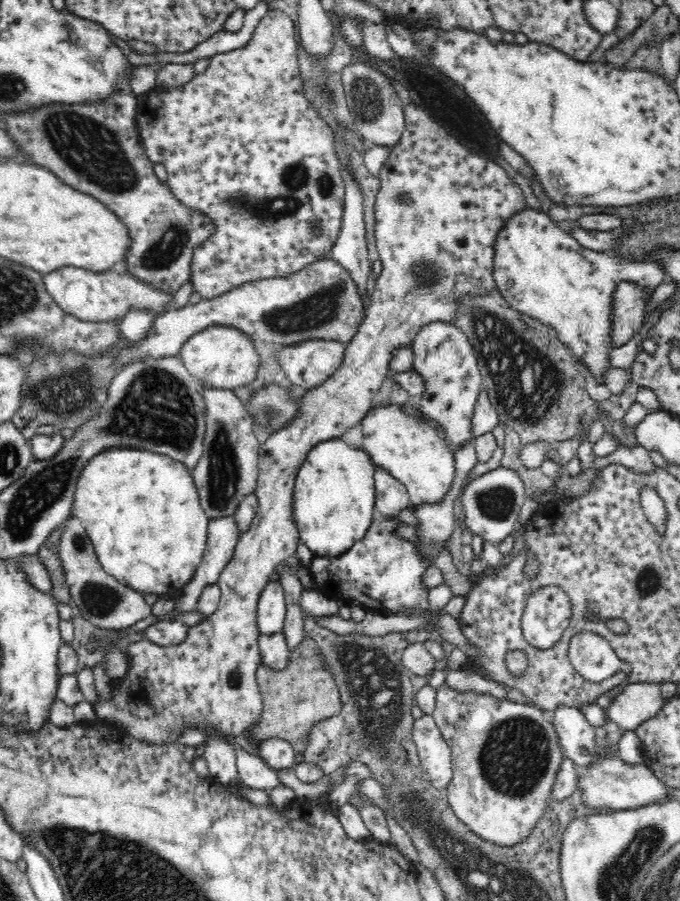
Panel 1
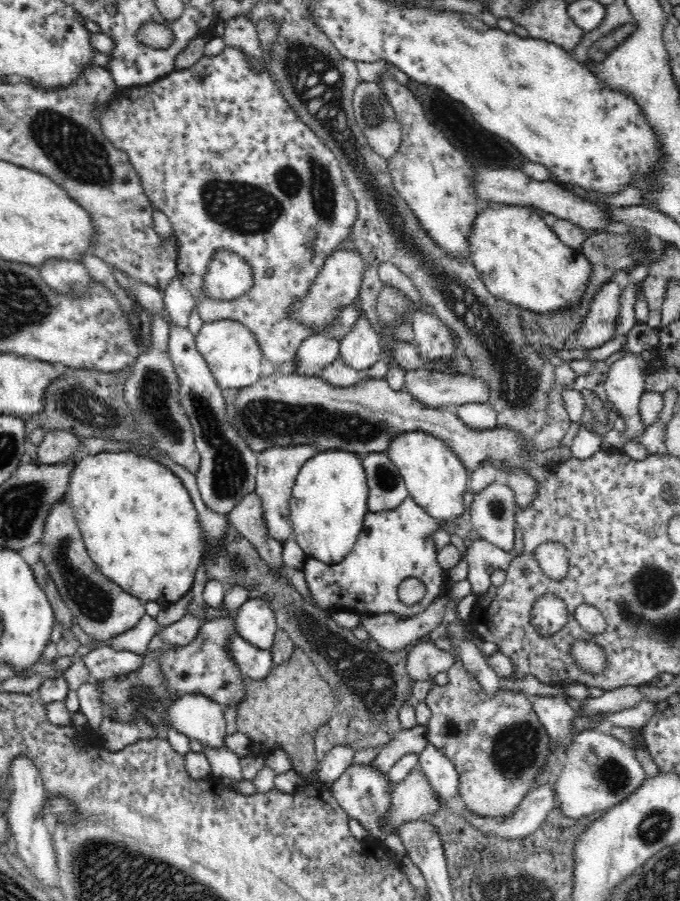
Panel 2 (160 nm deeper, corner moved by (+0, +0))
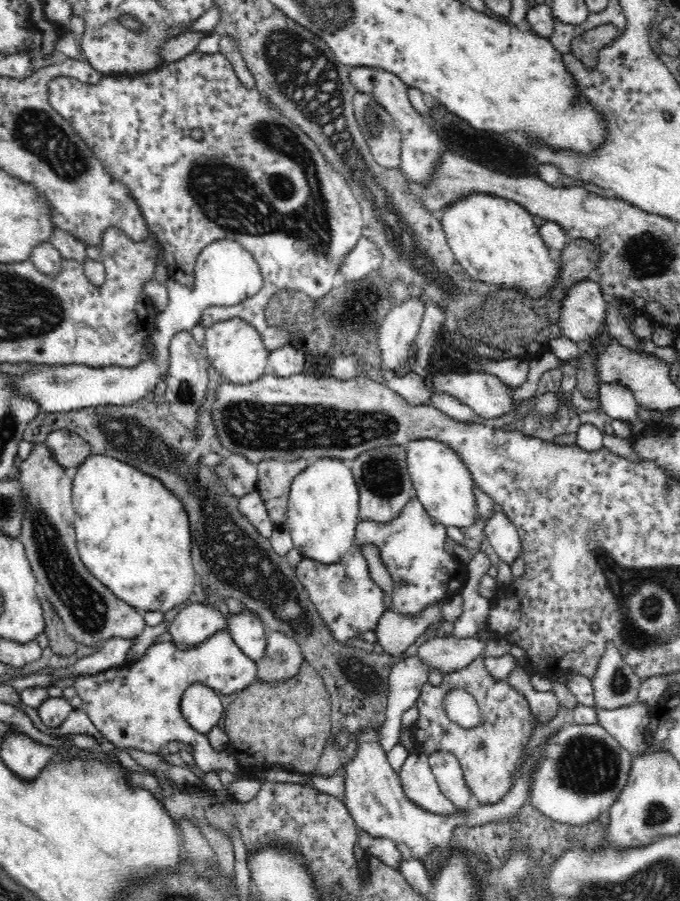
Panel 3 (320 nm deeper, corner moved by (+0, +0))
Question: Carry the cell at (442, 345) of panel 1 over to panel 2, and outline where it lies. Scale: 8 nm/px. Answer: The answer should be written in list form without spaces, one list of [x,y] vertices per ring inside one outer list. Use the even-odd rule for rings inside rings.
[[[425,309],[412,312],[412,328],[418,352],[424,360],[448,358],[459,353],[450,341],[446,324]]]

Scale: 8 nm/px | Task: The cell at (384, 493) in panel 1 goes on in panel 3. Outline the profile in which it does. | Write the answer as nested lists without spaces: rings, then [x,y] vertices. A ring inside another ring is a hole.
[[[390,444],[365,450],[349,463],[351,472],[358,488],[360,522],[378,522],[388,524],[394,522],[402,509],[415,496],[412,477],[408,473],[408,452],[406,444]]]

